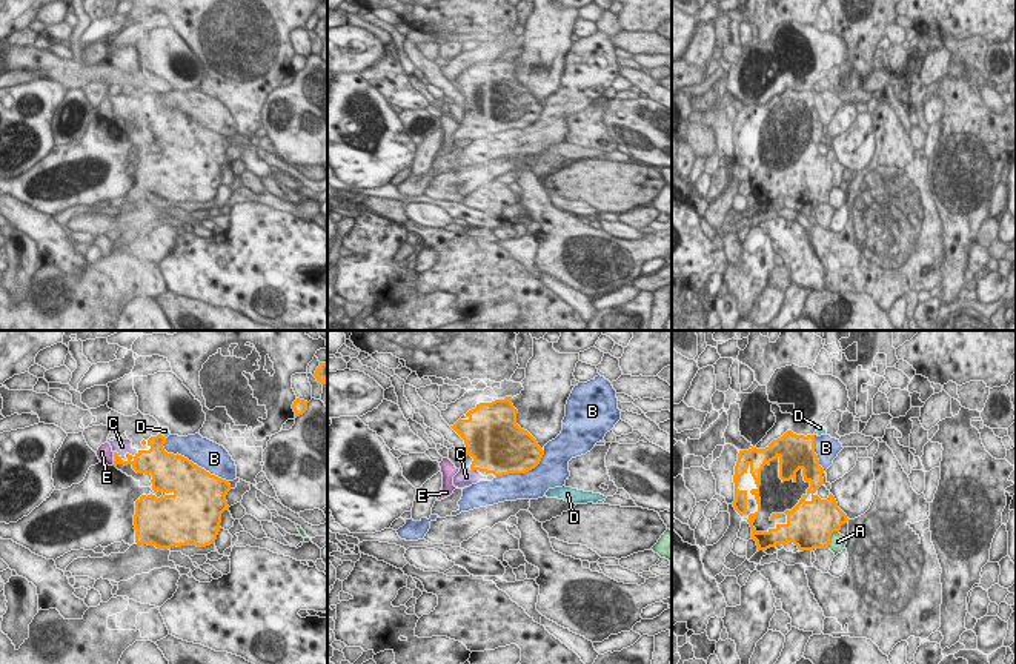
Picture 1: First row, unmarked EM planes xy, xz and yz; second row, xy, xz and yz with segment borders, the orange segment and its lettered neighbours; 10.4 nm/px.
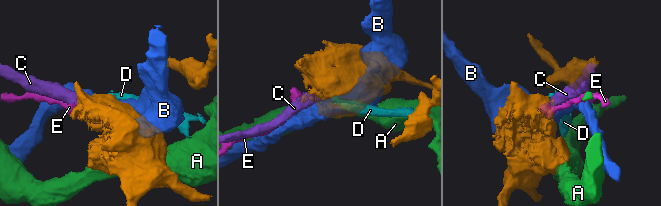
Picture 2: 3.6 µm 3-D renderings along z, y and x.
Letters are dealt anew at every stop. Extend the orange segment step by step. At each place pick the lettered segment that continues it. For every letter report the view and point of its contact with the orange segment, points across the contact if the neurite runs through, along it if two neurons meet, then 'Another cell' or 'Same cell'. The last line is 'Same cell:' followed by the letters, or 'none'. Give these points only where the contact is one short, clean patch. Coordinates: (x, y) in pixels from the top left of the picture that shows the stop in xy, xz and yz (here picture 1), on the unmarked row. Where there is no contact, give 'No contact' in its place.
A: Touches orange at yz (829, 194). Another cell
B: Touches orange at xy (191, 117). Another cell
C: Touches orange at xy (131, 111). Path across: xy (154, 117), (131, 111), (122, 102). Same cell
D: Touches orange at xy (162, 91). Boundary: xy (160, 86), (165, 94). Another cell
E: Touches orange at xy (114, 114). Boundary: xy (114, 108), (111, 120). Another cell
Same cell: C.

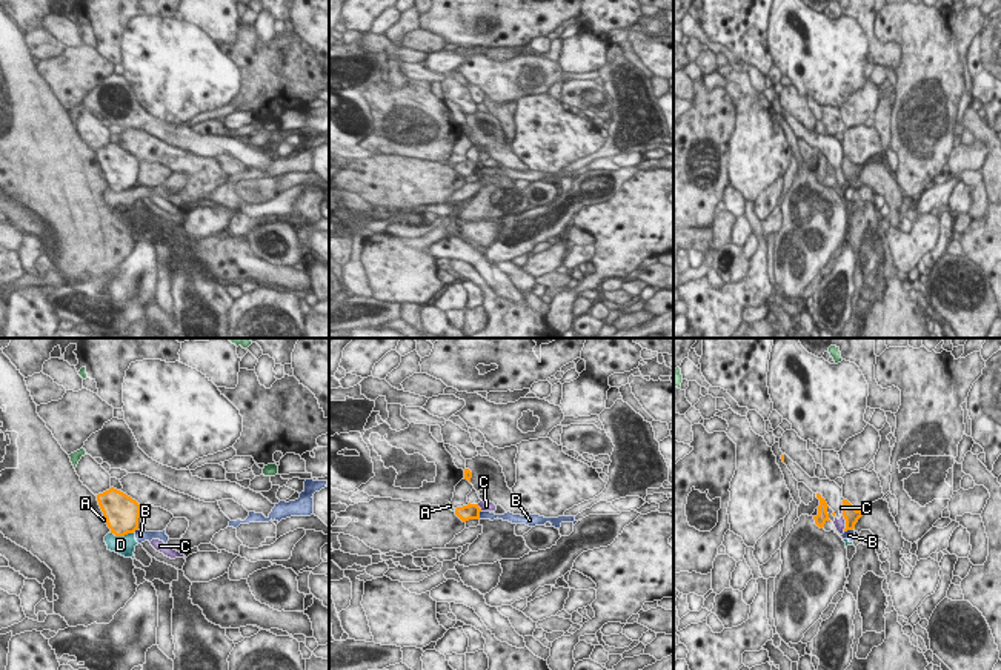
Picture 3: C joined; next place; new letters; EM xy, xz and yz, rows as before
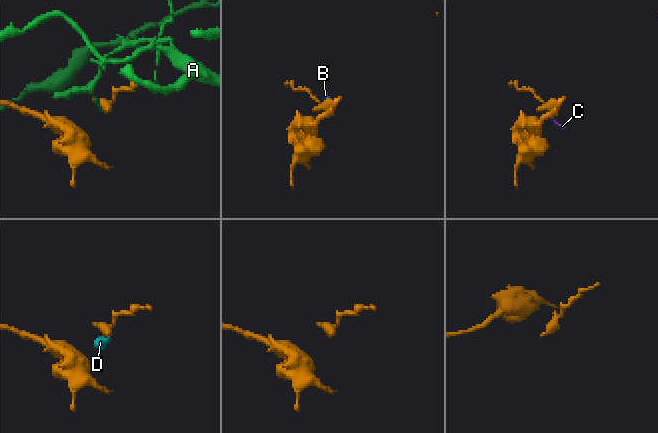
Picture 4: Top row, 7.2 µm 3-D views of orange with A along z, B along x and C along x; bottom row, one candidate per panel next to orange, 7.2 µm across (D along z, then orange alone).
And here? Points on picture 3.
A: Touches orange at xy (105, 174). Boundary: xy (103, 171), (106, 177). Another cell
B: Touches orange at xz (478, 171). Boundary: xz (480, 166), (478, 174). Another cell
C: Touches orange at yz (844, 174). Boundary: yz (841, 162), (844, 186). Another cell
D: Touches orange at xy (122, 191). Boundary: xy (134, 186), (125, 191), (109, 188). Another cell
Same cell: none.

